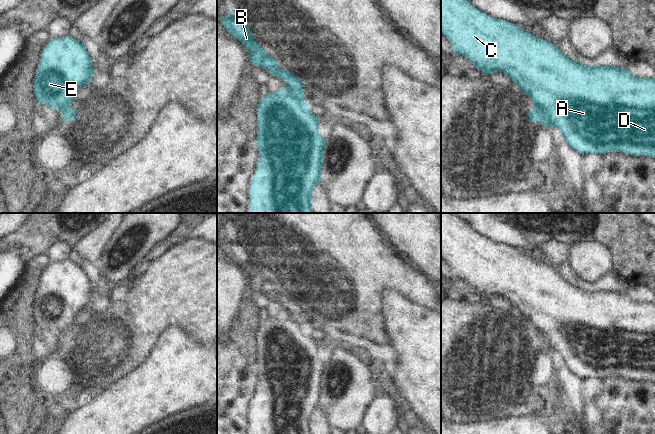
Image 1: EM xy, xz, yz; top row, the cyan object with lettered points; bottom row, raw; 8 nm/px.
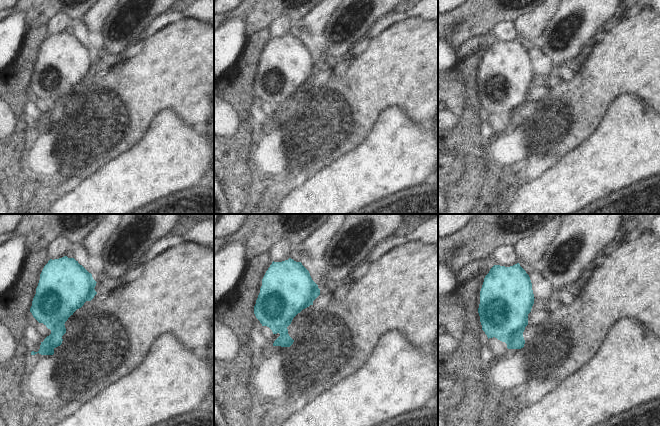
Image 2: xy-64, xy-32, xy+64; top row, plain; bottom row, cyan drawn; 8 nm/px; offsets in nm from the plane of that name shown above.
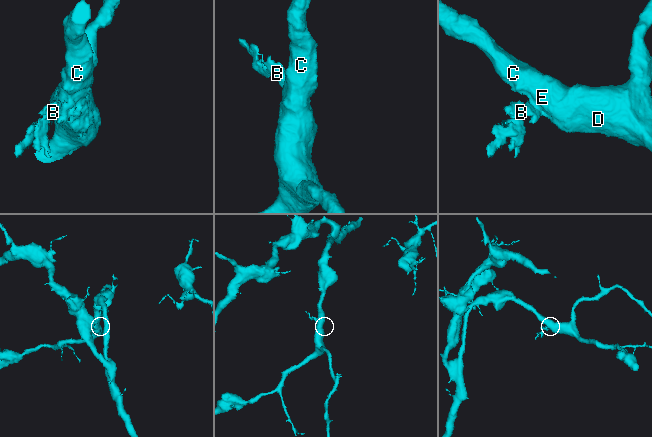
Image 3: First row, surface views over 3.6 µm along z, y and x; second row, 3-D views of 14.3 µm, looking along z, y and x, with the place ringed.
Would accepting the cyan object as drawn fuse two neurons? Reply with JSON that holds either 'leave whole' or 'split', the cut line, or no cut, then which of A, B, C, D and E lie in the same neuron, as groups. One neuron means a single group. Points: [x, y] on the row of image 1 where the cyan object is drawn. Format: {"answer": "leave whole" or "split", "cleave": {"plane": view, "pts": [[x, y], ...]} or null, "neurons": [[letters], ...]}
{"answer": "split", "cleave": {"plane": "xz", "pts": [[286, 82], [296, 81], [302, 87]]}, "neurons": [["A", "C", "D", "E"], ["B"]]}

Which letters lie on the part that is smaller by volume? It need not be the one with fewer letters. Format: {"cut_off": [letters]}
{"cut_off": ["B"]}

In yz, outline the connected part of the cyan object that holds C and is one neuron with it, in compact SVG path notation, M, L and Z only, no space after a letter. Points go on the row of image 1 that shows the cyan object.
M441 0L441 34L451 43L456 54L468 58L472 64L485 75L493 72L502 72L508 75L520 90L528 95L538 110L533 114L533 121L540 122L544 127L558 128L566 143L579 152L586 154L605 154L608 152L621 152L634 156L650 156L655 158L655 78L636 78L630 75L628 69L613 66L586 66L577 61L570 60L562 54L553 44L537 39L525 32L520 26L492 18L477 8L473 7L468 0Z

